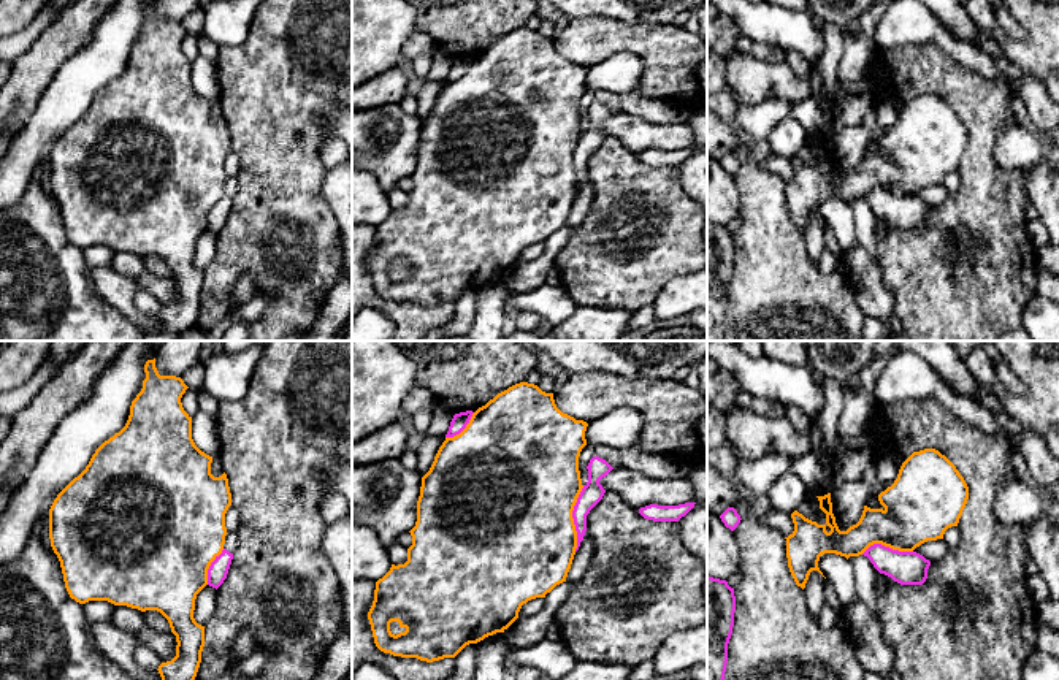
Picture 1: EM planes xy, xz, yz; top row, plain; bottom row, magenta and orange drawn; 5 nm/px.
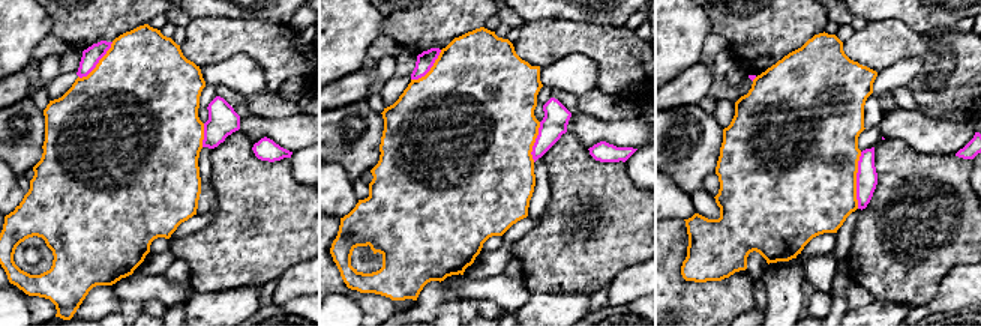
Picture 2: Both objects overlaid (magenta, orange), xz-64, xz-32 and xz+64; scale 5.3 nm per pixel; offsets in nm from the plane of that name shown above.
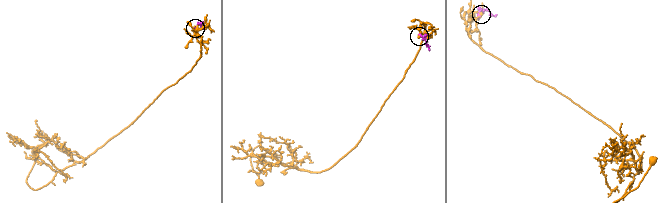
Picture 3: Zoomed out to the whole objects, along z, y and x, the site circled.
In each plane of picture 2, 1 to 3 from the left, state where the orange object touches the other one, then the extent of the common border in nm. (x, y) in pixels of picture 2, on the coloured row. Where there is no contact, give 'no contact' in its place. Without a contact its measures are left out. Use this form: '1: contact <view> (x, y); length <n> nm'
1: contact xz-64 (98, 62); length 260 nm
2: contact xz-32 (536, 141); length 220 nm
3: contact xz+64 (857, 181); length 300 nm

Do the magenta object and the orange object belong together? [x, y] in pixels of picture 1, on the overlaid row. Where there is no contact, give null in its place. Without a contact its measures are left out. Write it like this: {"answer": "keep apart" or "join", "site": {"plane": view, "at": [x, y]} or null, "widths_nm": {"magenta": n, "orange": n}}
{"answer": "join", "site": {"plane": "xz", "at": [573, 517]}, "widths_nm": {"magenta": 110, "orange": 500}}

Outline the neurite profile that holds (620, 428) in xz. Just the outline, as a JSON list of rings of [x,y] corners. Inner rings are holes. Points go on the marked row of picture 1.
[[[618,407],[588,422],[585,439],[587,444],[594,447],[631,449],[636,447],[642,426],[644,417],[640,412]]]

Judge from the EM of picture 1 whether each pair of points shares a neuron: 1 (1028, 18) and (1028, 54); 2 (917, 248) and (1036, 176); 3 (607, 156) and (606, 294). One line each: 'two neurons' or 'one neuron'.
1: one neuron
2: two neurons
3: one neuron

